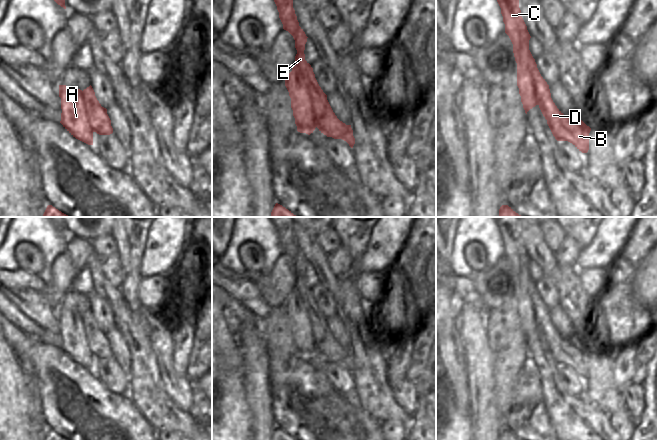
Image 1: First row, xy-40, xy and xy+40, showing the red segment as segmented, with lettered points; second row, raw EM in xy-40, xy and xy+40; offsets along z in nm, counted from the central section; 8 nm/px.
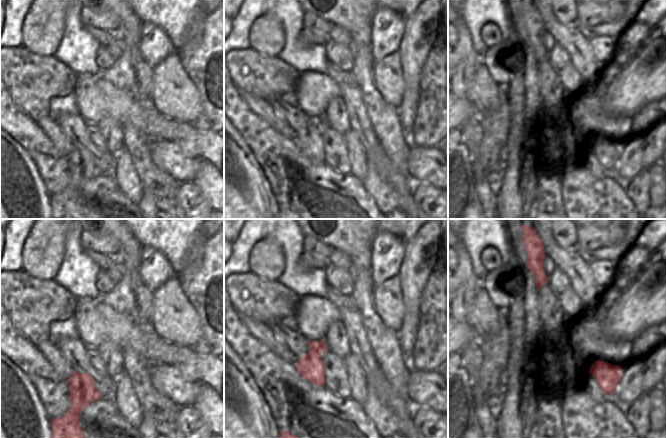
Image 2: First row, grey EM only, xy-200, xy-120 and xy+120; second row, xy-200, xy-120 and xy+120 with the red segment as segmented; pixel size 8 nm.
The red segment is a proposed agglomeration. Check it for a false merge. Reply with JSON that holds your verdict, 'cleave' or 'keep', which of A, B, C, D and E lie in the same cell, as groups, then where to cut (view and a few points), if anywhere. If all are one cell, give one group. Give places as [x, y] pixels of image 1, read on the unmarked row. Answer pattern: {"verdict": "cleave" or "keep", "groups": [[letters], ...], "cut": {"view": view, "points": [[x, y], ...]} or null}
{"verdict": "cleave", "groups": [["A", "C", "E"], ["B", "D"]], "cut": {"view": "xy", "points": [[310, 291], [303, 296], [303, 299], [310, 316], [316, 350]]}}

